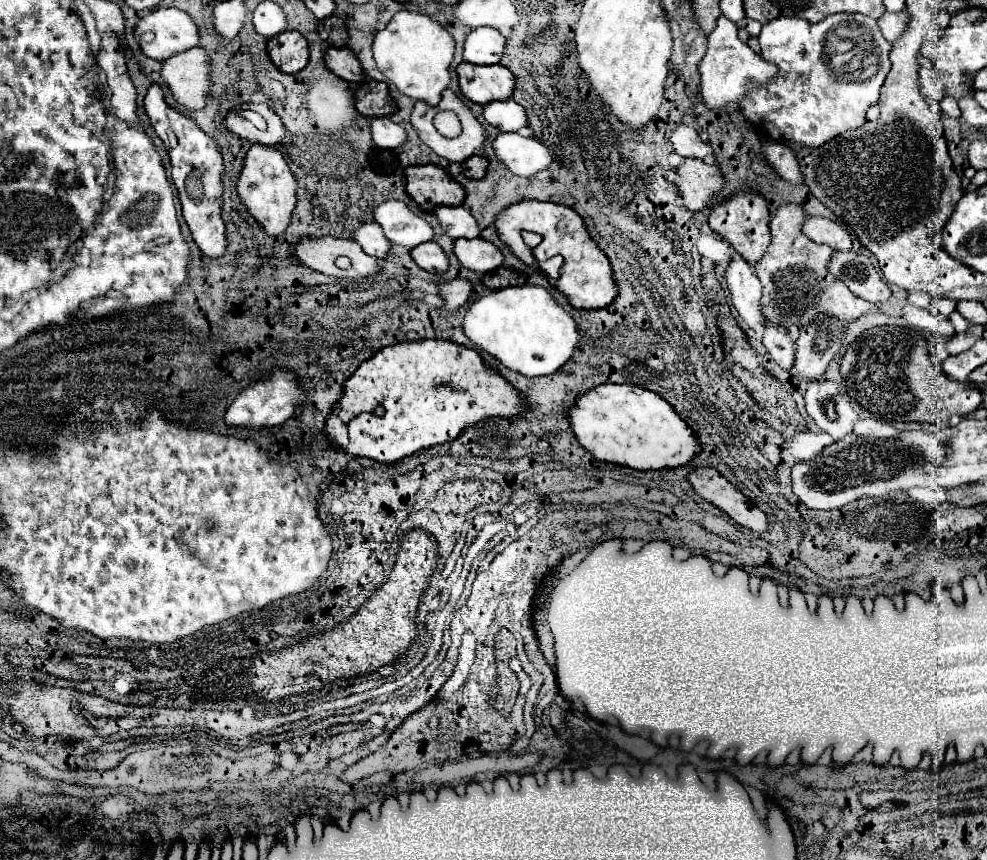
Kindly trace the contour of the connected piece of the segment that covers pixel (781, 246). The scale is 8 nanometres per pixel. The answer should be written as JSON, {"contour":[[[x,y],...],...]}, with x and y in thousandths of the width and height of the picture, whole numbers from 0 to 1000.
{"contour":[[[811,238],[788,241],[786,252],[780,257],[782,280],[774,299],[764,308],[764,317],[774,334],[772,362],[776,369],[776,378],[817,380],[829,369],[841,369],[859,376],[867,373],[873,366],[890,362],[888,352],[869,348],[847,320],[839,315],[839,306],[845,297],[845,290],[821,283],[821,278],[817,278],[811,269],[813,255],[817,255],[817,248]]]}

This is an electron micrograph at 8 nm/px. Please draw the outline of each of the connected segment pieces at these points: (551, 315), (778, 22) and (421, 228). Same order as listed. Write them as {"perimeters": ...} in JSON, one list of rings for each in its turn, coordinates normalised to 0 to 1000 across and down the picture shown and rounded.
{"perimeters":[[[[541,331],[511,334],[482,348],[470,366],[468,385],[484,406],[505,417],[509,427],[535,438],[557,436],[569,427],[586,399],[582,371],[565,357],[551,334]]],[[[847,15],[831,27],[788,20],[772,31],[768,50],[774,71],[784,73],[788,85],[770,103],[766,97],[756,97],[758,106],[750,113],[748,122],[758,143],[788,166],[811,166],[813,171],[827,173],[859,150],[873,148],[877,143],[877,127],[890,120],[892,101],[902,83],[900,62],[904,52],[894,43],[888,22],[873,15]]],[[[391,234],[379,243],[379,257],[387,264],[393,280],[419,290],[438,278],[438,264],[413,243],[407,234]]]]}

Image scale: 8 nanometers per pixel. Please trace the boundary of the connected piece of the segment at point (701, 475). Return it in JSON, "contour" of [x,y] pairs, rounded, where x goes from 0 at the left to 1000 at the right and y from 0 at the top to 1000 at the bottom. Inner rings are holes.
{"contour":[[[707,543],[697,552],[697,562],[713,583],[734,594],[750,613],[760,617],[780,615],[776,599],[764,590],[744,564],[740,564],[725,545]]]}

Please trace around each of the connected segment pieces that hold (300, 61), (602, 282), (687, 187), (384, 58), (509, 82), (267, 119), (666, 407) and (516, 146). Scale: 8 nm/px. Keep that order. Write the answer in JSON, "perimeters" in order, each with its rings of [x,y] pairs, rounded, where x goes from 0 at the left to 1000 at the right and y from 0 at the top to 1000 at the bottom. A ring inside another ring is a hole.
{"perimeters":[[[[286,36],[270,48],[270,62],[286,85],[302,85],[312,73],[312,52],[302,36]]],[[[527,234],[509,245],[509,250],[503,252],[503,269],[509,283],[517,287],[517,292],[531,303],[533,308],[541,306],[543,299],[551,299],[553,294],[565,294],[571,299],[571,308],[567,310],[567,322],[563,329],[559,329],[561,336],[565,336],[569,343],[573,343],[575,352],[584,359],[610,359],[620,352],[624,343],[624,331],[620,327],[620,313],[614,301],[614,297],[606,290],[606,285],[598,278],[594,271],[590,252],[573,241],[563,236],[549,236],[549,234]],[[529,269],[539,269],[549,273],[549,283],[543,290],[535,290],[527,276]]],[[[693,185],[693,190],[689,194],[685,194],[685,217],[689,222],[689,229],[693,234],[693,241],[699,245],[711,245],[713,241],[721,238],[721,229],[732,220],[734,215],[734,206],[727,197],[727,192],[717,192],[711,185]]],[[[403,13],[395,27],[379,41],[377,62],[383,83],[387,83],[407,110],[419,117],[430,117],[436,124],[444,122],[446,108],[456,94],[454,78],[460,66],[460,45],[448,29],[428,15]]],[[[466,73],[462,78],[462,85],[466,108],[486,122],[517,113],[523,97],[521,87],[509,76]]],[[[245,120],[233,127],[227,138],[227,145],[235,157],[265,169],[280,169],[286,164],[286,157],[290,155],[286,141],[278,129],[272,127],[270,120]],[[243,129],[257,129],[259,138],[253,141],[245,136]]],[[[606,448],[573,478],[573,487],[586,515],[610,538],[634,541],[648,548],[687,543],[695,541],[709,522],[701,499],[685,483],[679,469],[644,448]]],[[[505,155],[498,162],[505,187],[527,206],[539,206],[559,190],[559,178],[553,169],[541,159],[529,159],[525,155]]]]}

